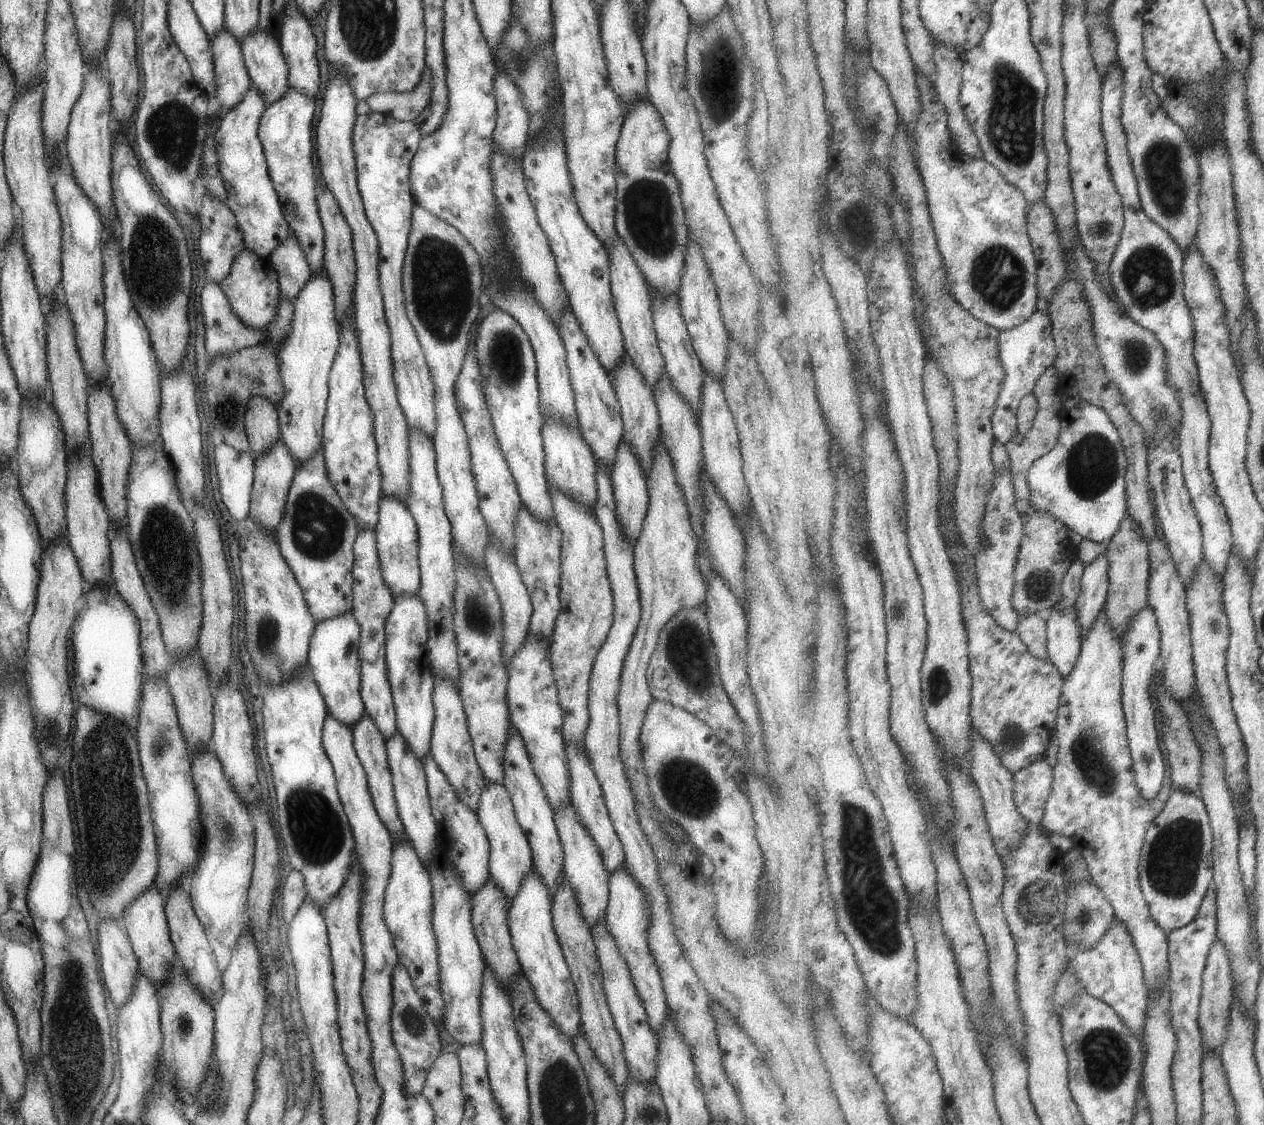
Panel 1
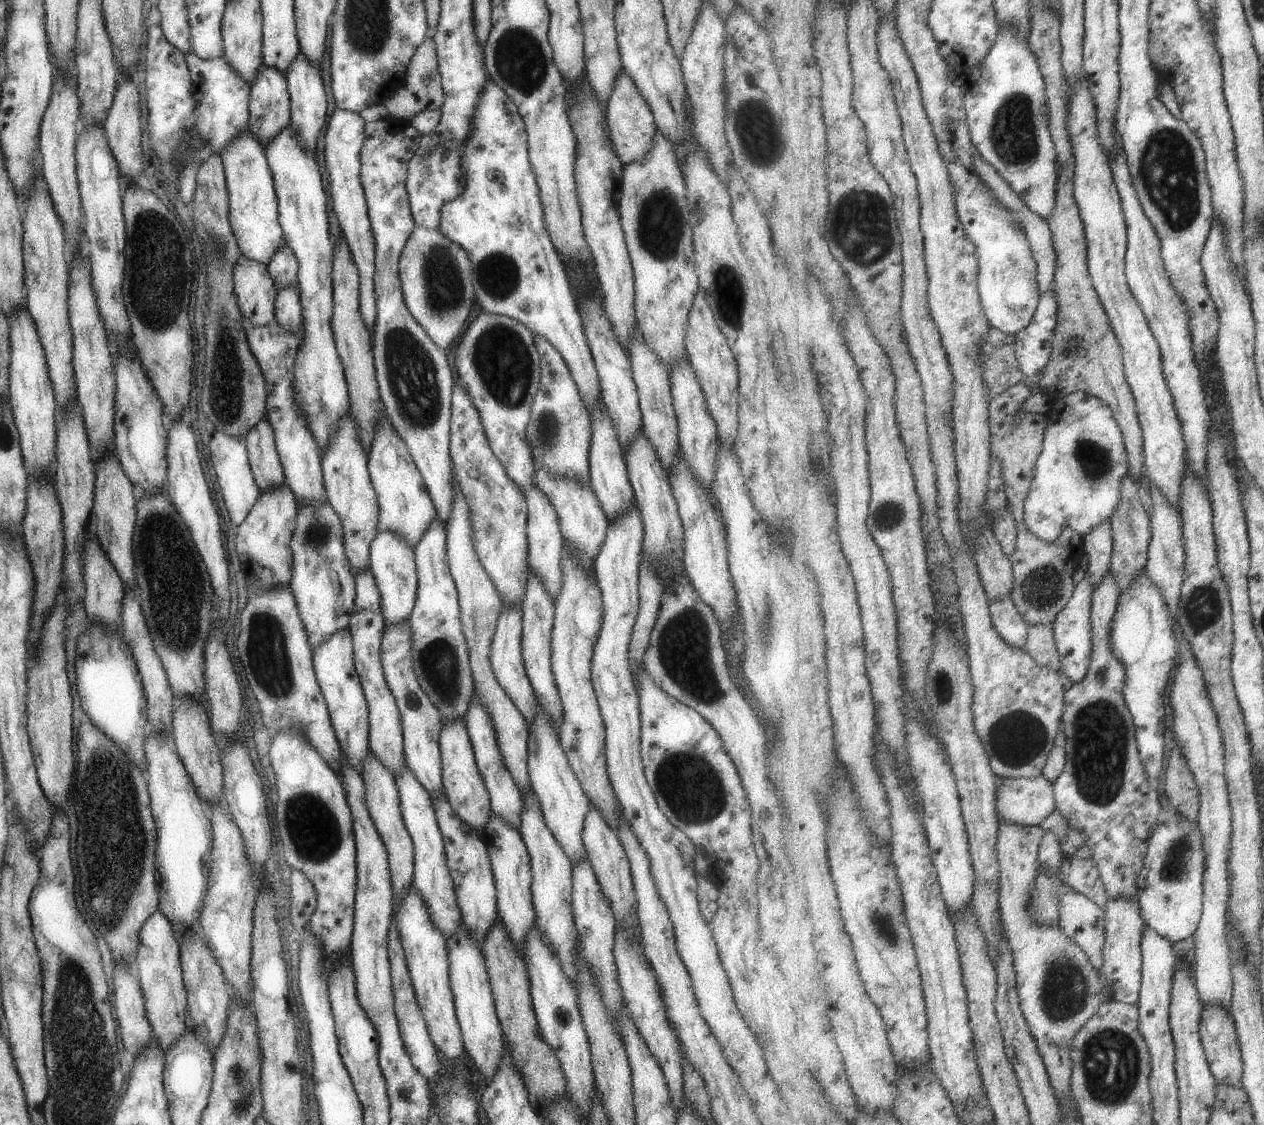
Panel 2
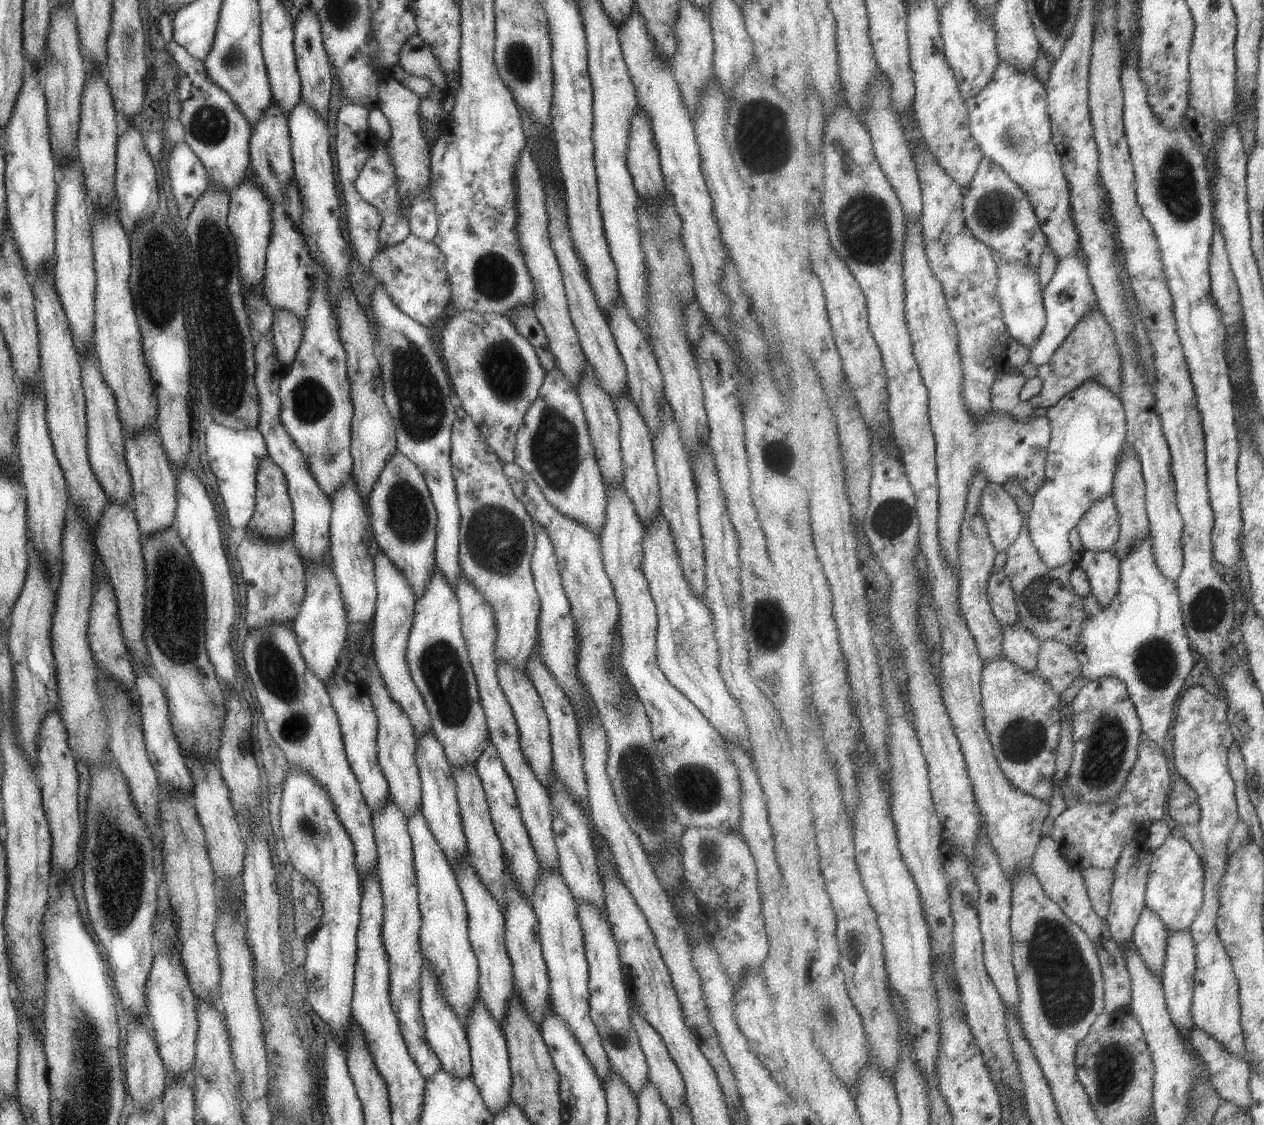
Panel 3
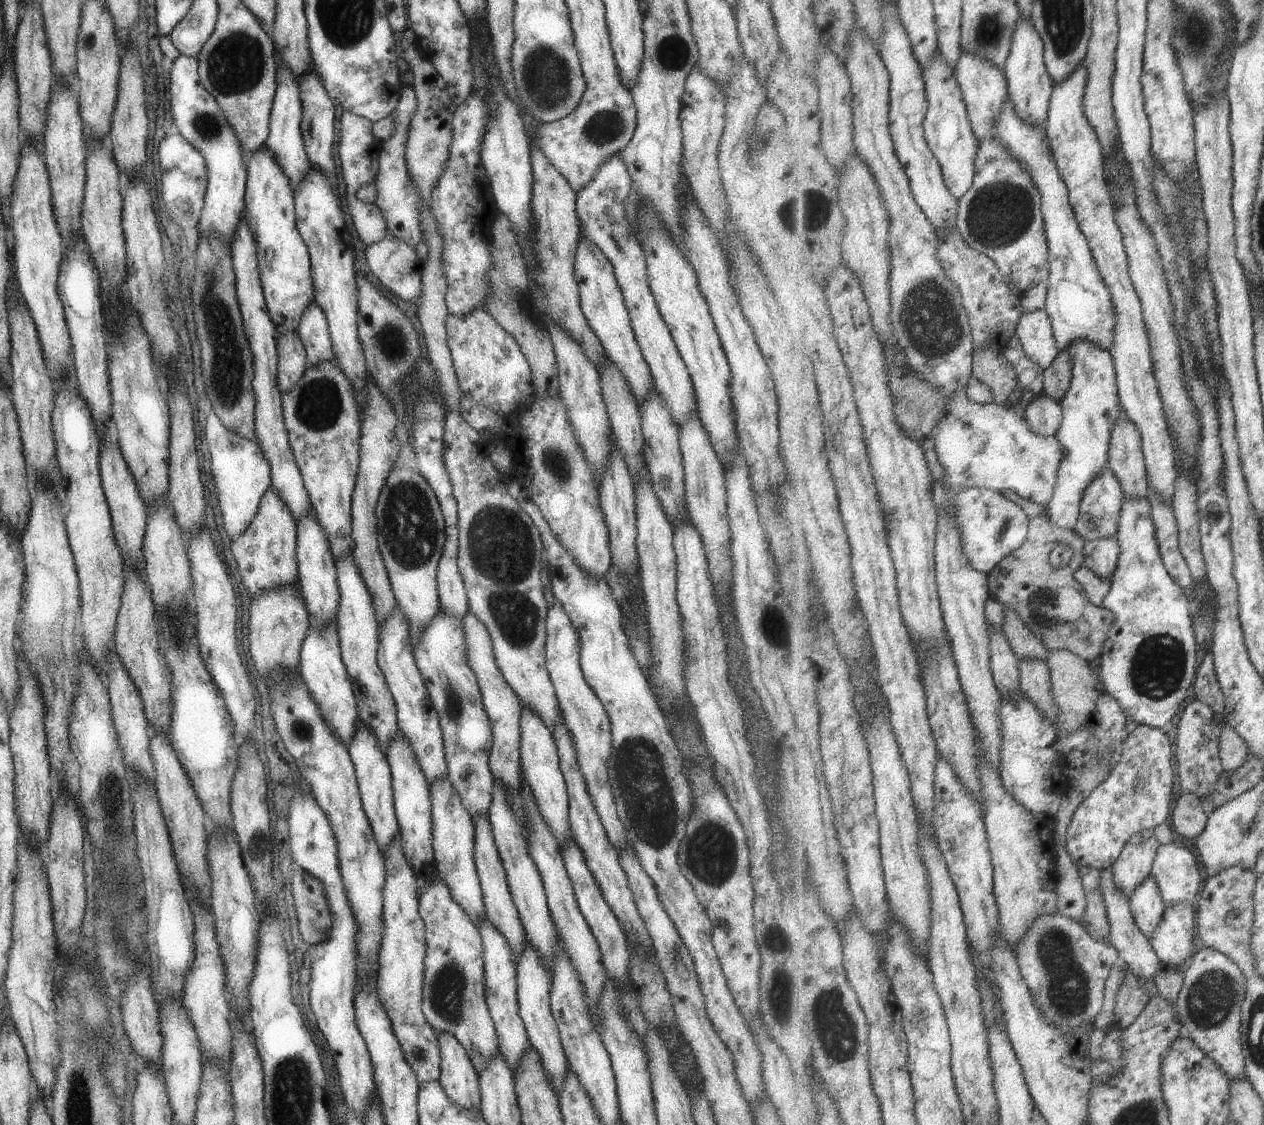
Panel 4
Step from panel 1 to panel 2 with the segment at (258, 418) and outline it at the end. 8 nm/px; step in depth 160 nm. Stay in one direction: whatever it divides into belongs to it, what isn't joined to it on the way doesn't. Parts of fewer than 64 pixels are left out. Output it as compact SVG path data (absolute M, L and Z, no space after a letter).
M265 416L263 418L257 421L244 436L250 471L261 493L276 489L284 482L273 431L267 424Z

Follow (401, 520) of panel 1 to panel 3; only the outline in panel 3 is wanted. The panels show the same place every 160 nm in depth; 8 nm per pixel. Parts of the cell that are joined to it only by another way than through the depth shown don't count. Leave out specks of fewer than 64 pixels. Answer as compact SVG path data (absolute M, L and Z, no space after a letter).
M378 548L376 555L371 557L374 570L376 601L372 616L372 633L369 654L383 679L389 696L409 719L415 738L431 731L431 719L424 700L417 690L405 660L407 637L412 625L414 613L414 594L407 584L402 572L389 560L388 556Z

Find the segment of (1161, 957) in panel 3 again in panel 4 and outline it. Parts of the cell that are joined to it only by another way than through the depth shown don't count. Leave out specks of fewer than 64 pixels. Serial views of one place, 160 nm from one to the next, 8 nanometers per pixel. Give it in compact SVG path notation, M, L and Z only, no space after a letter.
M1152 875L1145 880L1137 892L1133 892L1130 906L1137 926L1151 942L1161 926L1161 920L1165 918L1166 910L1159 884Z

